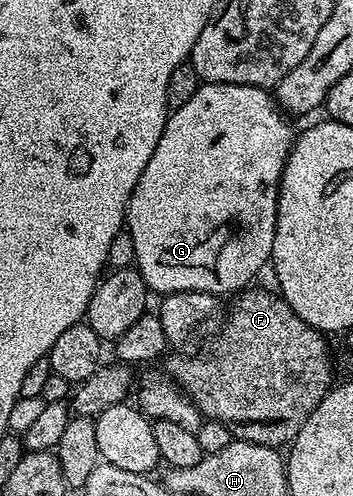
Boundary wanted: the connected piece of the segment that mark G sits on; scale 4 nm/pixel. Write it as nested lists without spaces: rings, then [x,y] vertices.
[[[201,82],[200,88],[186,101],[186,105],[175,108],[168,116],[162,137],[154,149],[154,157],[146,161],[138,185],[128,202],[126,231],[132,234],[132,251],[136,254],[134,266],[146,281],[149,292],[157,296],[173,295],[179,291],[205,291],[217,297],[231,296],[249,286],[248,283],[272,258],[274,229],[276,228],[276,202],[280,196],[280,174],[284,171],[284,162],[288,159],[288,150],[294,142],[294,130],[287,123],[285,112],[281,111],[275,98],[265,88],[250,85],[230,85],[229,83]]]

